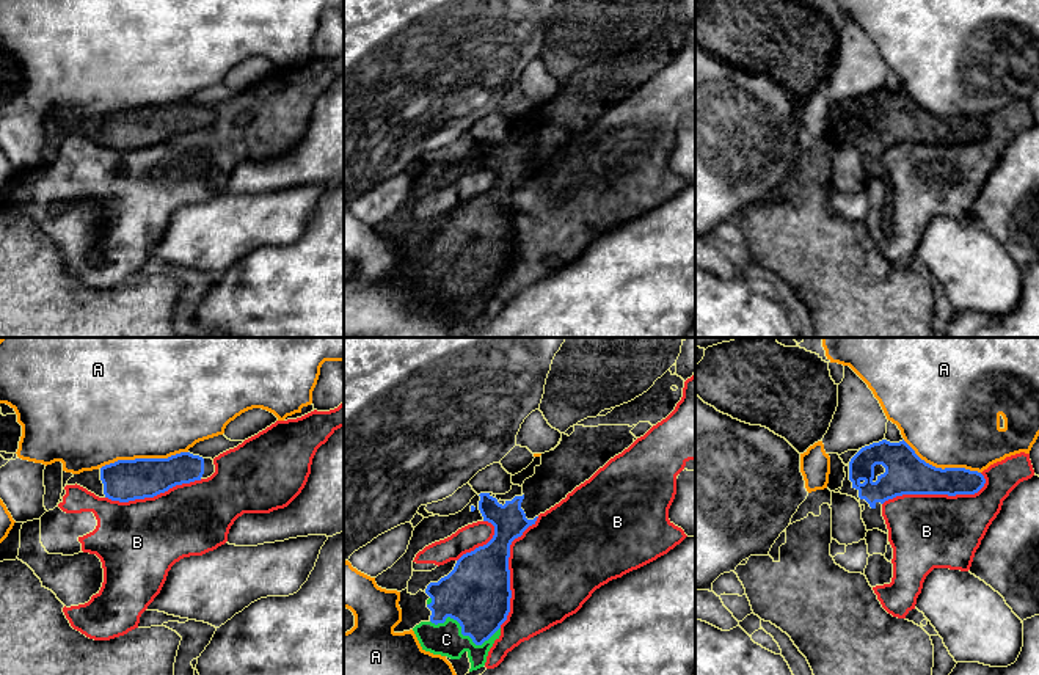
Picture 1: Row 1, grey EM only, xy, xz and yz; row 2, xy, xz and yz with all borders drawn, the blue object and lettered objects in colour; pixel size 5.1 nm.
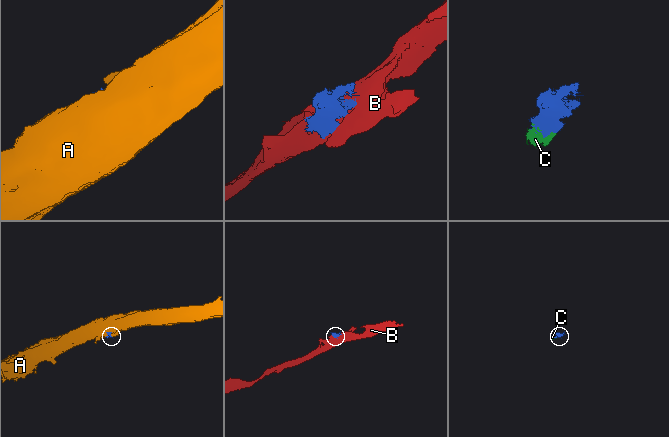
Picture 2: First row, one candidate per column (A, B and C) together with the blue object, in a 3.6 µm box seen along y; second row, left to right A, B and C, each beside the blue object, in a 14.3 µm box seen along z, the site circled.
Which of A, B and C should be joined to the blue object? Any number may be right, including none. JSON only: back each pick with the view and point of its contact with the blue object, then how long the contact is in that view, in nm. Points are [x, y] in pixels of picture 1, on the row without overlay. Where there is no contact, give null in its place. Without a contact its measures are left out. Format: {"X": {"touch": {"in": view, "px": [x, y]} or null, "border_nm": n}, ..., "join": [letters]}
{"C": {"touch": {"in": "xz", "px": [462, 281]}, "border_nm": 360}, "join": ["C"]}

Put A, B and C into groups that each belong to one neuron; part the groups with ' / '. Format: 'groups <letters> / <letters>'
groups A / B / C

